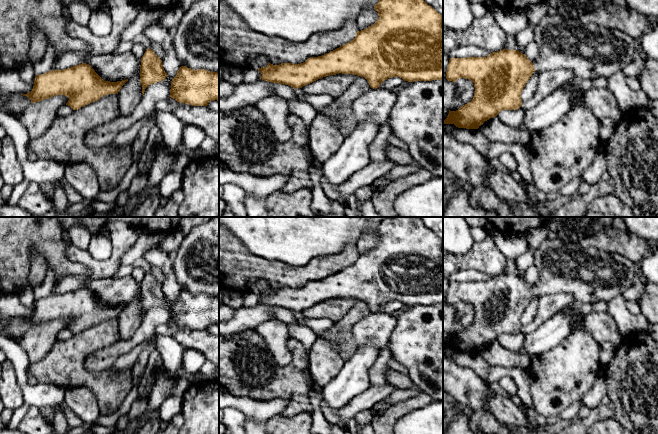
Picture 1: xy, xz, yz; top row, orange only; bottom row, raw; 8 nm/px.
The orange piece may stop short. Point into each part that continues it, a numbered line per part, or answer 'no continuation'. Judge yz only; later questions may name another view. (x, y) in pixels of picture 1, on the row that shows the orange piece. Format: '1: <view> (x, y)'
1: yz (590, 51)

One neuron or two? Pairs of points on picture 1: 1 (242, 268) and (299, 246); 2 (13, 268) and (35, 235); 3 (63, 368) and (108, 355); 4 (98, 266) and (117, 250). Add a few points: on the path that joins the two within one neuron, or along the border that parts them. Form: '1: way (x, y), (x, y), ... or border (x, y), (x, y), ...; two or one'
1: border (245, 248), (268, 260), (277, 260), (289, 265); two
2: way (13, 260), (13, 257), (27, 243); one
3: border (103, 348), (85, 360), (85, 368), (88, 371); two
4: way (104, 266), (115, 256); one

